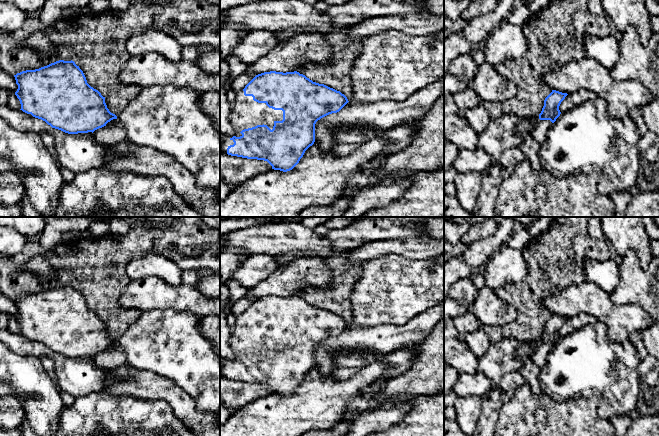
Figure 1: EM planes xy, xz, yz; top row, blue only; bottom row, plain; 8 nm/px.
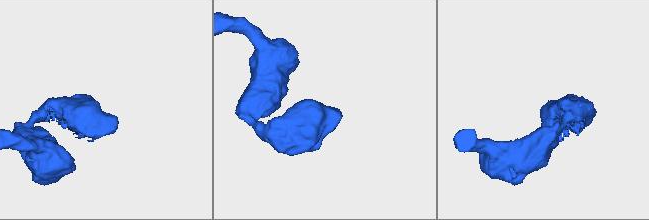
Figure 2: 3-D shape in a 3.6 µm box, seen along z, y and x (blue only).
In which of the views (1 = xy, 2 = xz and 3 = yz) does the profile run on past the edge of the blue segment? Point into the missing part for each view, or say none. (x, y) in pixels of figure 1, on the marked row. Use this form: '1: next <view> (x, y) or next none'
1: next none
2: next xz (247, 113)
3: next none

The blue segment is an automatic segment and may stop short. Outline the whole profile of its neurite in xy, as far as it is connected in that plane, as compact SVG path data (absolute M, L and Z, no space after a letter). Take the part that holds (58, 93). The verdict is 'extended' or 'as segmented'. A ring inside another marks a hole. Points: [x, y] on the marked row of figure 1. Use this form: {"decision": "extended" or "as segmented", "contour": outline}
{"decision": "as segmented", "contour": "M59 60L39 69L22 71L14 77L20 110L45 121L52 128L68 134L93 133L117 119L107 108L105 97L87 83L83 71L72 60Z"}

